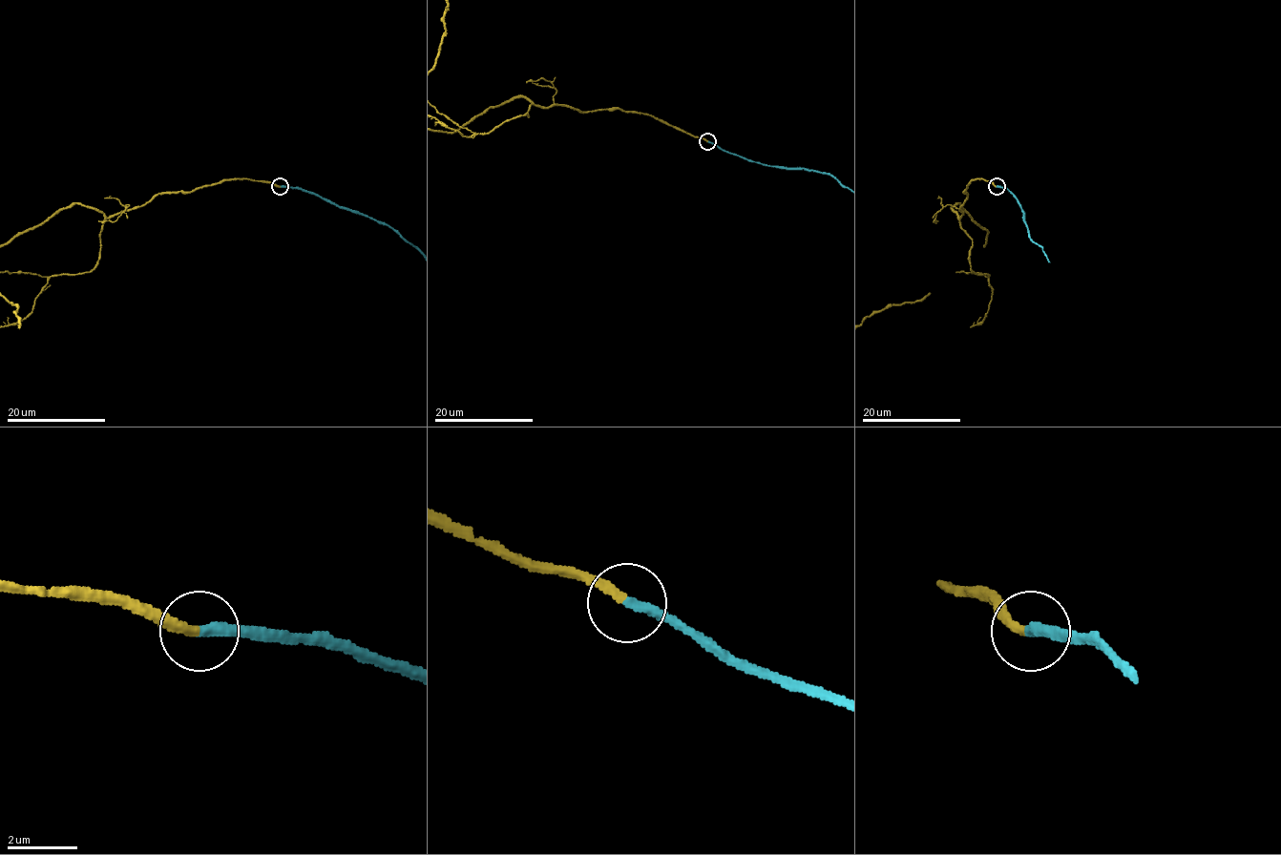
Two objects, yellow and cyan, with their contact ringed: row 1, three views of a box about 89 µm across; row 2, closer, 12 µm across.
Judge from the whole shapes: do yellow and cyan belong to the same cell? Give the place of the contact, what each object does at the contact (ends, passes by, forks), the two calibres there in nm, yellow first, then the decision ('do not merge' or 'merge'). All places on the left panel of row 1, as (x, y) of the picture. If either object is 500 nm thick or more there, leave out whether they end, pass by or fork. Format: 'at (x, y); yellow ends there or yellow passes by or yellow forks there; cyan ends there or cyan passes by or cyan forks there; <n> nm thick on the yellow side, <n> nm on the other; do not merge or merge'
at (280, 186); yellow ends there; cyan ends there; 240 nm thick on the yellow side, 280 nm on the other; merge

